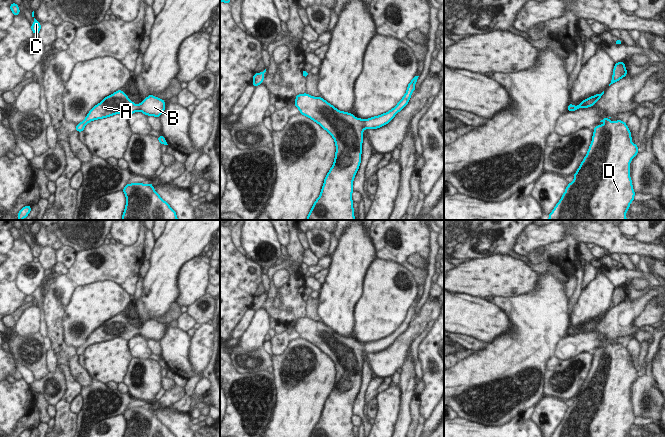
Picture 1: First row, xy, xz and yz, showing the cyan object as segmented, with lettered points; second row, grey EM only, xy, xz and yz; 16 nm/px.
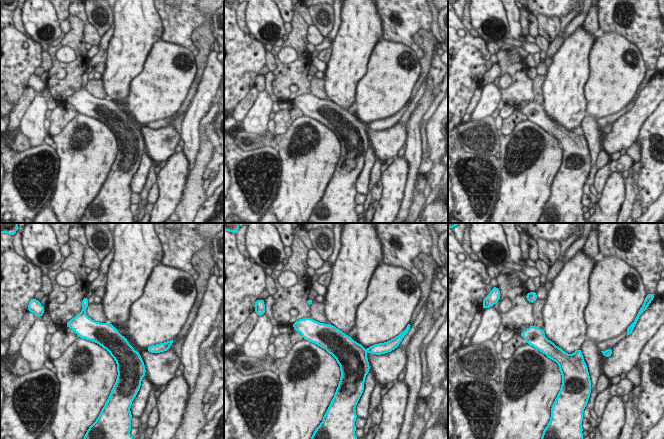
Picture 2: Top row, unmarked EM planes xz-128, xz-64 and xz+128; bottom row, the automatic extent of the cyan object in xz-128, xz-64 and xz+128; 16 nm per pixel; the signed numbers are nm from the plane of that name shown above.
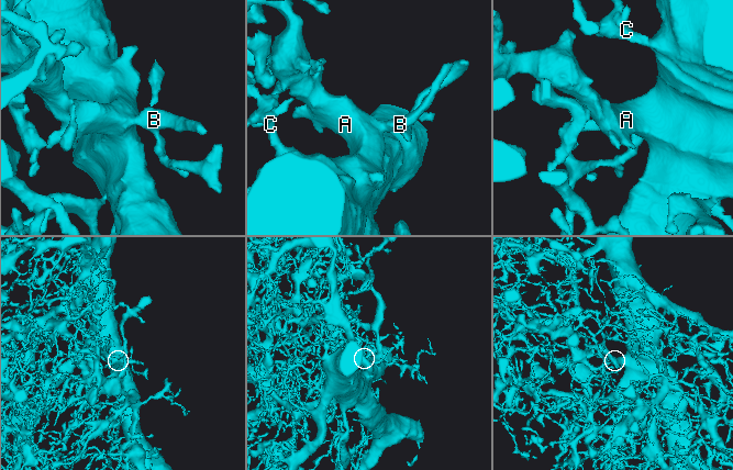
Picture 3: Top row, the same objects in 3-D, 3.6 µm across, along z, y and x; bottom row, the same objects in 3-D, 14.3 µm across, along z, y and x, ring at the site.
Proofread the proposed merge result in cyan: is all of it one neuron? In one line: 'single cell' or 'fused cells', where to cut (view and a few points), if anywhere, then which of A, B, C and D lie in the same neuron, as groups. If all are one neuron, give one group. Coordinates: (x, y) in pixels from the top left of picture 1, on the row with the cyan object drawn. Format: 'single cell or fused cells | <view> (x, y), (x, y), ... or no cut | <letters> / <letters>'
single cell | no cut | A B C D

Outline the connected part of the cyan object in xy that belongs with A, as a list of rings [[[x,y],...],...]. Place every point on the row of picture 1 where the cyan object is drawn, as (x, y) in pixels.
[[[120,89],[105,97],[99,104],[95,105],[87,114],[86,118],[76,125],[76,131],[84,130],[85,125],[97,119],[110,117],[115,114],[123,114],[129,117],[136,111],[148,116],[160,117],[165,110],[165,101],[153,95],[149,95],[137,105],[129,100],[128,96]]]

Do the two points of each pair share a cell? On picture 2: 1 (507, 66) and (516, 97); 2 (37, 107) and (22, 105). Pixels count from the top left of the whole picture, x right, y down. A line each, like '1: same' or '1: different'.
1: same
2: different

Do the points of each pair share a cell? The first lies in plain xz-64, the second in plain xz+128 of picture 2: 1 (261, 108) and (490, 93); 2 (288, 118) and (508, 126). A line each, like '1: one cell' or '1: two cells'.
1: one cell
2: one cell

